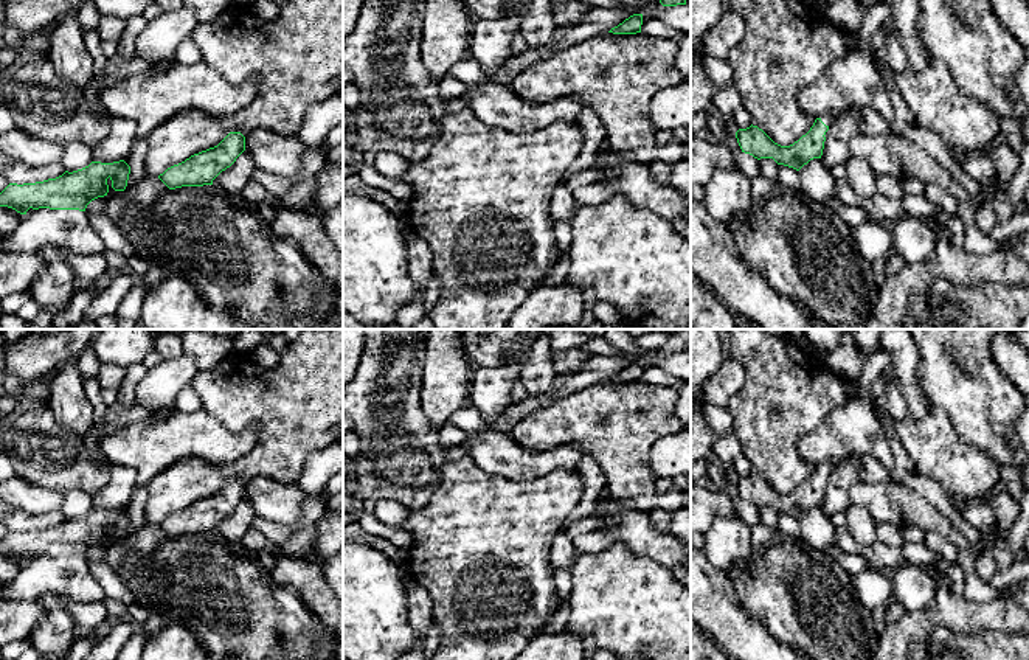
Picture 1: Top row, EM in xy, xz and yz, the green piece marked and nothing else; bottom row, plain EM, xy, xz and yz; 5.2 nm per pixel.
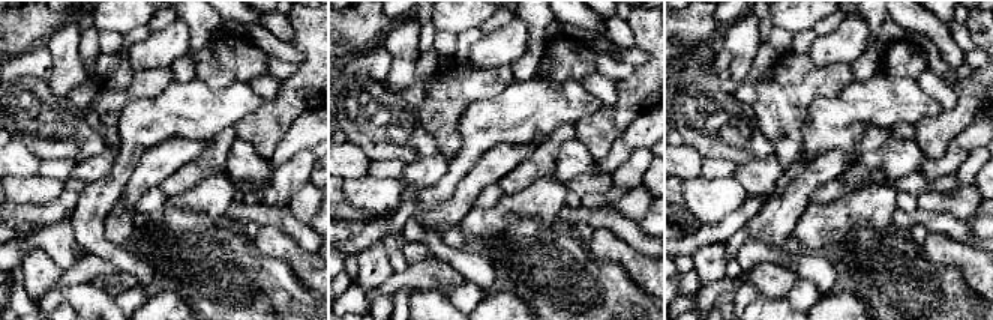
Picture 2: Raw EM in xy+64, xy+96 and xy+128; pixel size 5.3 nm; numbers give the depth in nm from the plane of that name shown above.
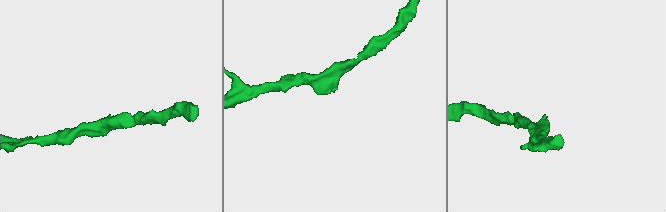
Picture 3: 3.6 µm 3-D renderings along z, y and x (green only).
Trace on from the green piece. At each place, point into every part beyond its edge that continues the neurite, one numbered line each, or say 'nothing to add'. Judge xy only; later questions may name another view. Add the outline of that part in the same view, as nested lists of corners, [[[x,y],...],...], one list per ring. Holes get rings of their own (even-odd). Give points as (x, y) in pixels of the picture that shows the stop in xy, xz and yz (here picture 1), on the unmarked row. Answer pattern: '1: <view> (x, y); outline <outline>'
nothing to add

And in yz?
1: yz (828, 466); outline [[[832,458],[832,460],[823,461],[819,466],[826,474],[830,474],[840,463],[841,463],[841,458]]]

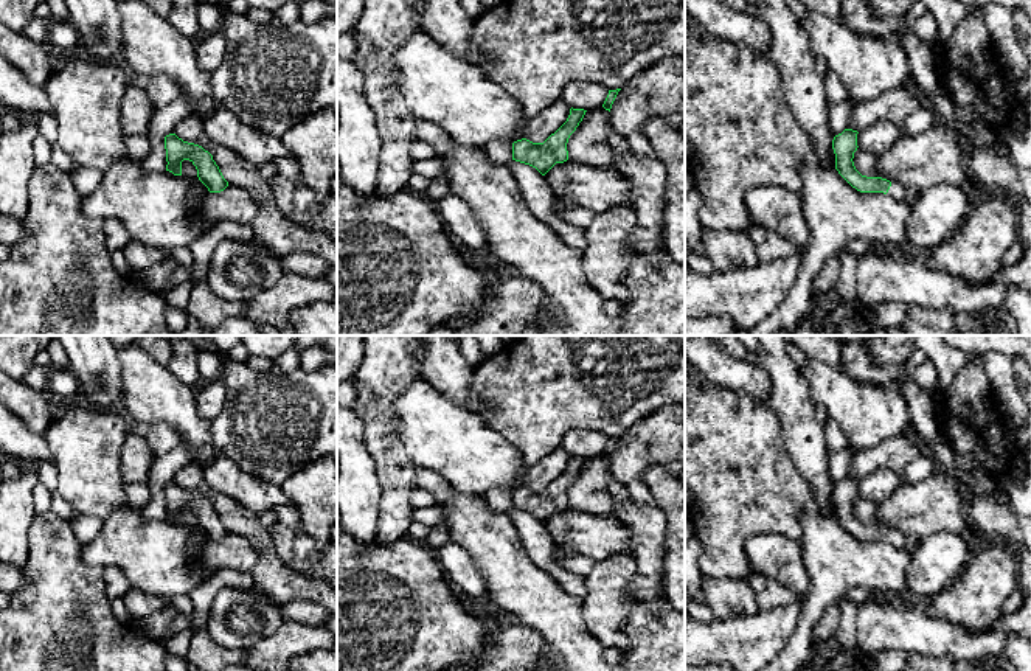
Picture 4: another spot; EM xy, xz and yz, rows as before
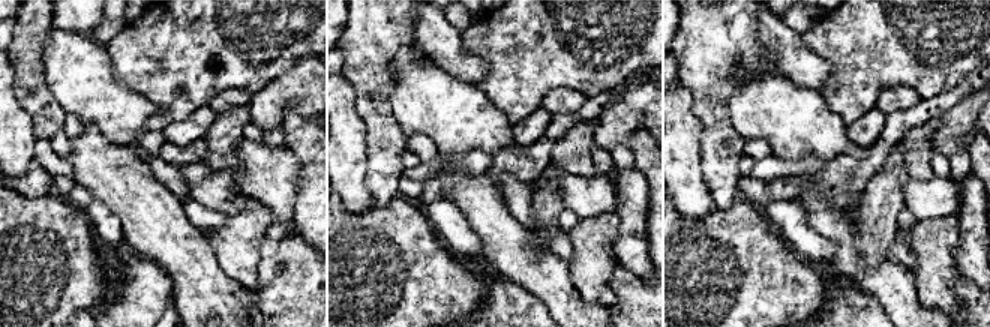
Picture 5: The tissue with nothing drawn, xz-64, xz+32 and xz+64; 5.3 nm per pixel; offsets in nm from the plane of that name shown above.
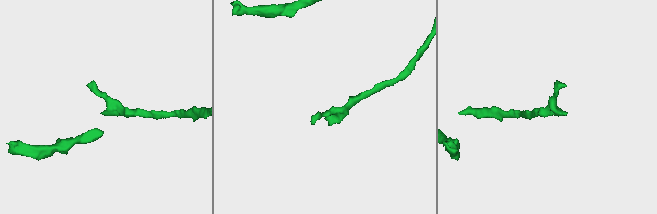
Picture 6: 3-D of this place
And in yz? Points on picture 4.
1: yz (898, 539); outline [[[890,528],[890,530],[891,530],[891,534],[887,542],[896,548],[902,548],[902,550],[908,548],[907,536],[899,530],[894,530],[894,528]]]

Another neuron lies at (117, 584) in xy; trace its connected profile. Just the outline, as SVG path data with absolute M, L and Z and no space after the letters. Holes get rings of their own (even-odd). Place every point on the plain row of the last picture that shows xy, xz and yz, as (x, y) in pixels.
M118 567L102 568L106 595L110 601L121 600L126 592L132 587L127 576Z

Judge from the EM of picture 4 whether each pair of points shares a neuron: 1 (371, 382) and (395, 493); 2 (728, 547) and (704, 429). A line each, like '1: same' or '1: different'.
1: same
2: same

